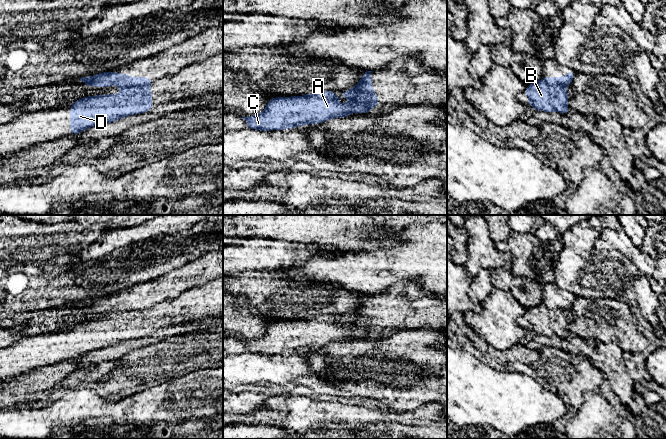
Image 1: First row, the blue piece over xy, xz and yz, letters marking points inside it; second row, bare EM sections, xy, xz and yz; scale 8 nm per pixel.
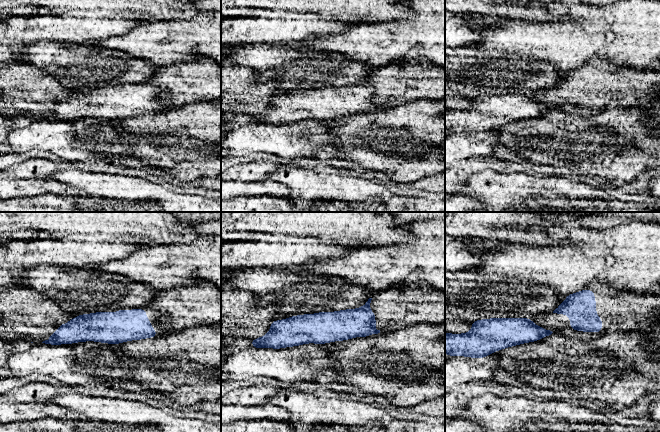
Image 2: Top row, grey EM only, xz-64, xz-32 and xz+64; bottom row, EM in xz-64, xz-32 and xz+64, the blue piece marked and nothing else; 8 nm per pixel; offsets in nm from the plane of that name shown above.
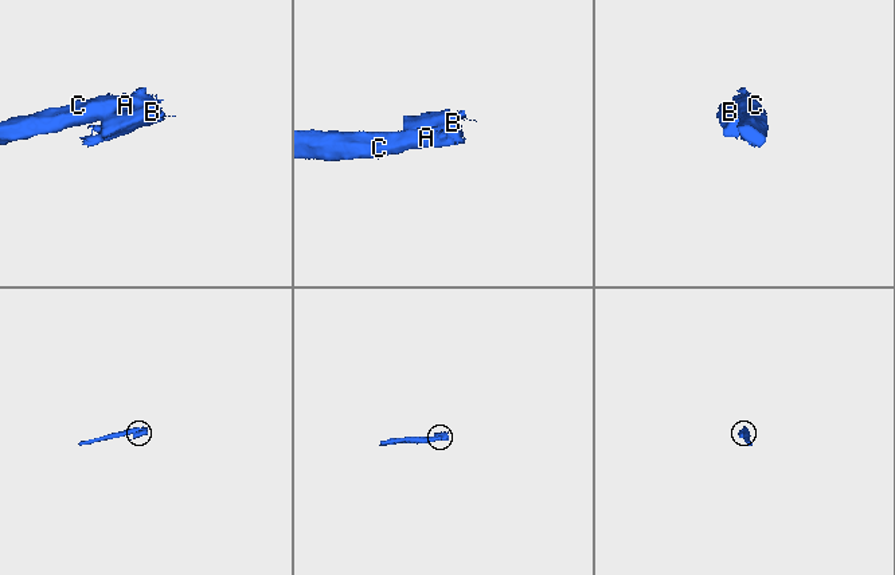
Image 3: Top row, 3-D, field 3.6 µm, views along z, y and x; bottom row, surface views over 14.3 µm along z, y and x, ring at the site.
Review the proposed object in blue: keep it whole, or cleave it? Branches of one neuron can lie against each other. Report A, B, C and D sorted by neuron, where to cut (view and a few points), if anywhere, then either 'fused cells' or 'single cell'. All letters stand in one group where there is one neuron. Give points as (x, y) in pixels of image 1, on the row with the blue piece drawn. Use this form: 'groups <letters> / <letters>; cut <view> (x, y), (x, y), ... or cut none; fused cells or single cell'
groups A C / B D; cut xz (351, 89), (355, 97), (364, 94), (365, 102), (371, 108); fused cells

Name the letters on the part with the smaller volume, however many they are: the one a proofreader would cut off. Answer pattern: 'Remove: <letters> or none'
Remove: B, D

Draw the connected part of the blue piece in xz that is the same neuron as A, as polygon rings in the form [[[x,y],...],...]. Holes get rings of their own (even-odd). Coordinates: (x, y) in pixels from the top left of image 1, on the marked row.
[[[350,89],[349,91],[348,91],[348,90],[345,90],[345,91],[343,91],[342,93],[340,92],[340,97],[339,97],[339,98],[336,97],[336,92],[334,92],[334,91],[323,91],[323,92],[320,92],[320,93],[318,93],[318,94],[309,93],[309,94],[304,95],[304,96],[273,97],[273,98],[268,102],[268,104],[267,104],[266,107],[265,107],[265,110],[264,110],[261,114],[257,114],[257,115],[254,115],[254,116],[241,117],[241,118],[244,119],[244,120],[247,122],[247,127],[246,127],[246,129],[256,129],[256,130],[261,130],[261,131],[271,131],[271,130],[274,130],[274,129],[278,129],[278,130],[286,130],[286,129],[288,129],[288,128],[292,129],[292,128],[295,128],[295,127],[297,127],[297,126],[302,126],[302,125],[307,125],[307,124],[313,124],[313,125],[315,125],[315,124],[320,124],[320,123],[322,123],[322,122],[324,122],[324,121],[326,121],[326,120],[329,120],[329,119],[340,118],[340,117],[349,117],[349,114],[350,114],[351,112],[354,112],[354,113],[362,113],[362,114],[368,113],[369,110],[370,110],[371,108],[366,104],[366,95],[365,95],[365,94],[359,94],[356,98],[354,97],[354,95],[355,95],[355,92],[354,92],[352,89]],[[342,96],[345,97],[345,98],[352,98],[353,100],[352,100],[351,102],[349,102],[349,103],[344,104],[344,105],[340,105],[339,102],[338,102],[338,100],[339,100]]]

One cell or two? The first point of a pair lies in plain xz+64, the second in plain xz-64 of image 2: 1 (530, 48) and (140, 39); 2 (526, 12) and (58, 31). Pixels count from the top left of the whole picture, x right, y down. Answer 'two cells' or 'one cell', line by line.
1: one cell
2: two cells

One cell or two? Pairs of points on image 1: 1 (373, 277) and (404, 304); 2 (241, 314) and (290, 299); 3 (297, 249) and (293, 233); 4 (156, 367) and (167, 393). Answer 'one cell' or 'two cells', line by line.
1: two cells
2: two cells
3: two cells
4: two cells

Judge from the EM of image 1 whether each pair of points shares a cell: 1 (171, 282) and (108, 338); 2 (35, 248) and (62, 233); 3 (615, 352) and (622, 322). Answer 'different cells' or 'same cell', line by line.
1: different cells
2: same cell
3: different cells

